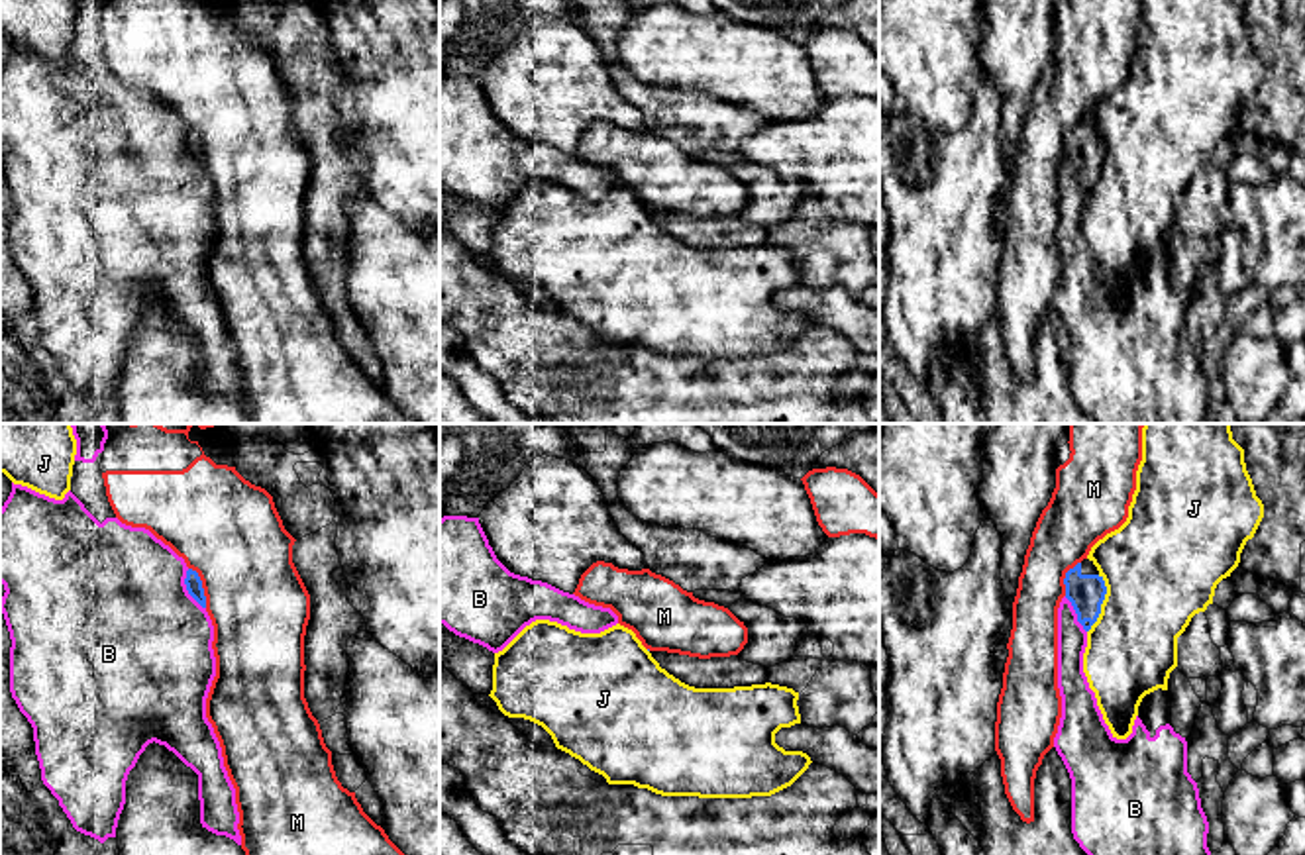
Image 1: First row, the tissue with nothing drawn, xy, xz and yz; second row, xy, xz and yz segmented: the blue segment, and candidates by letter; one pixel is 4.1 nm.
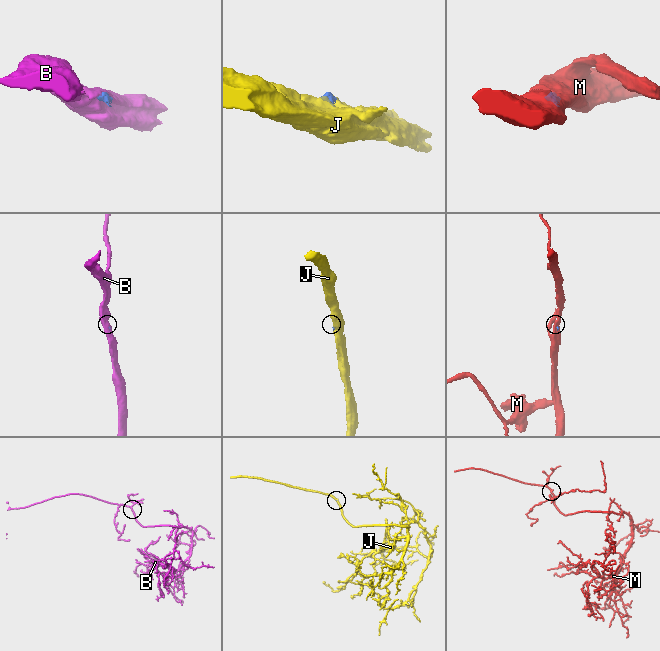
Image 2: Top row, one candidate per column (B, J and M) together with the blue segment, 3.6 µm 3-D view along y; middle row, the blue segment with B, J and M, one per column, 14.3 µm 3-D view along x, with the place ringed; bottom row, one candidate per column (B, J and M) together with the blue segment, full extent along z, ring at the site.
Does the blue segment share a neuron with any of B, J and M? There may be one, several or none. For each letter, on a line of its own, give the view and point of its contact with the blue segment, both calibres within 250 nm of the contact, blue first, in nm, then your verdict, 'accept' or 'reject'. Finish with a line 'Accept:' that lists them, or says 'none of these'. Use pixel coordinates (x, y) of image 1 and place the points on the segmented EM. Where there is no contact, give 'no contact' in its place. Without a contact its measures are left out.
B: xy (187, 589) | 70/500 nm | reject
J: yz (1101, 603) | 150/420 nm | reject
M: xy (201, 587) | 70/420 nm | reject
Accept: none of these

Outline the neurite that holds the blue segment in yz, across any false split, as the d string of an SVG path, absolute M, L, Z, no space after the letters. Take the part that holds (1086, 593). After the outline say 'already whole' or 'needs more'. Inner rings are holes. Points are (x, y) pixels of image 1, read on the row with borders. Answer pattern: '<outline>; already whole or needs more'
M1083 559L1066 573L1064 584L1066 598L1071 602L1077 622L1089 631L1101 614L1101 604L1107 594L1103 577L1093 561Z; needs more

